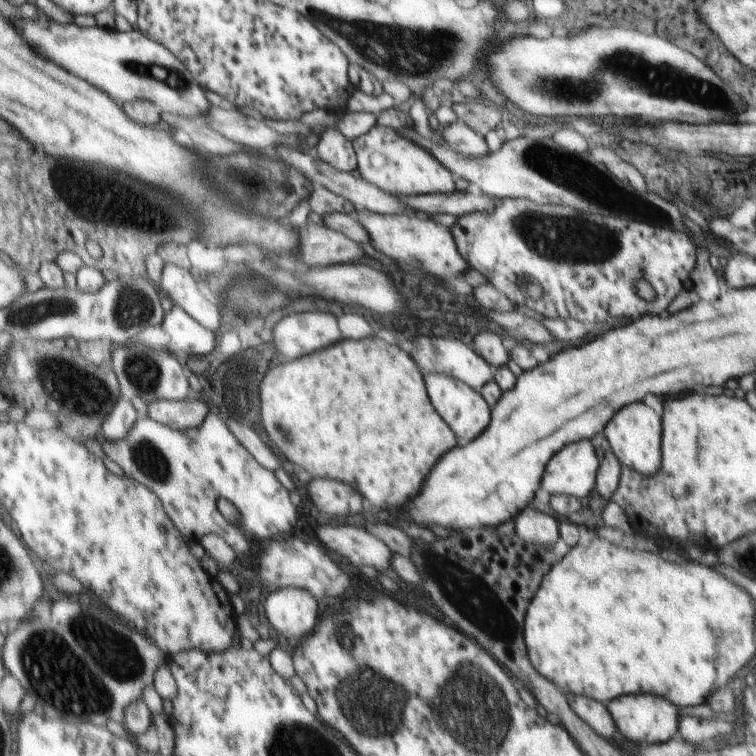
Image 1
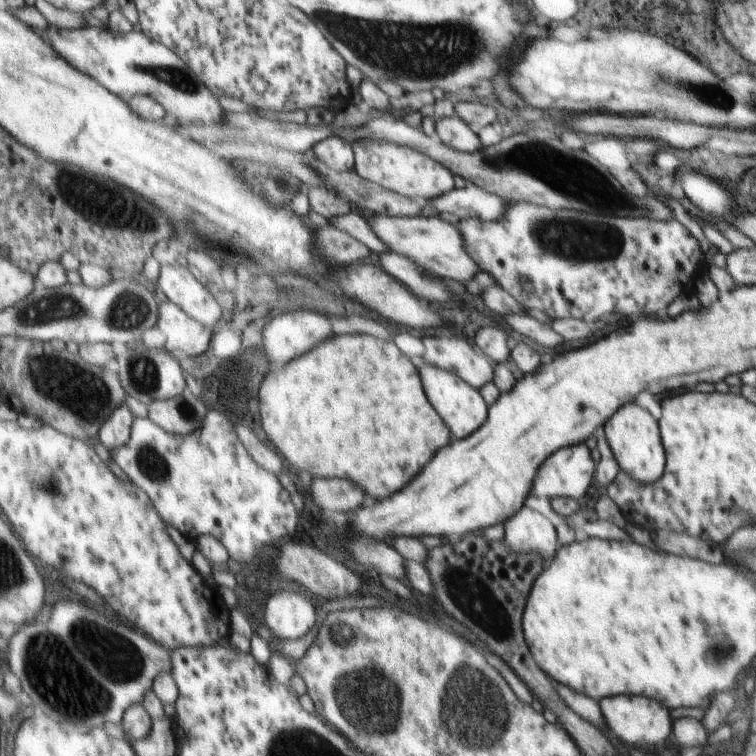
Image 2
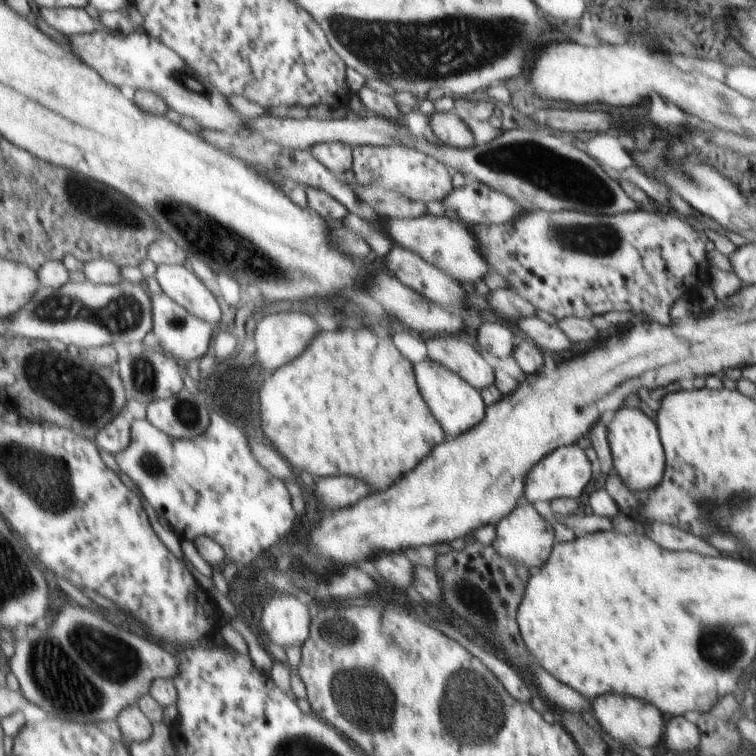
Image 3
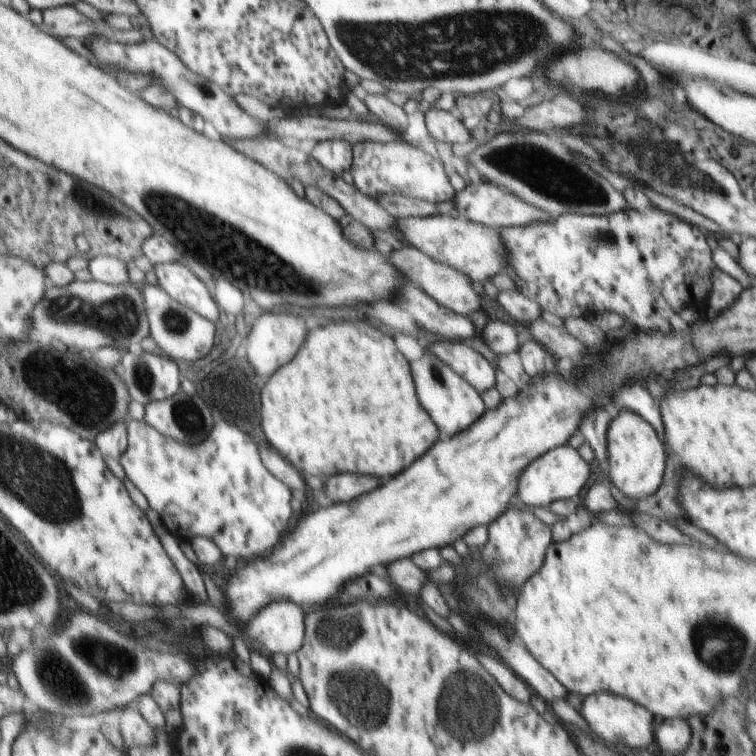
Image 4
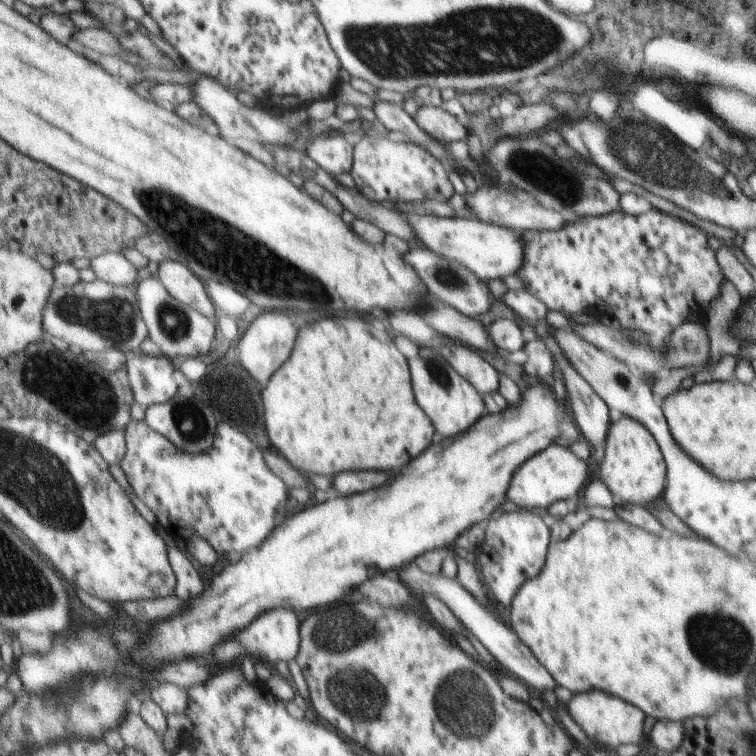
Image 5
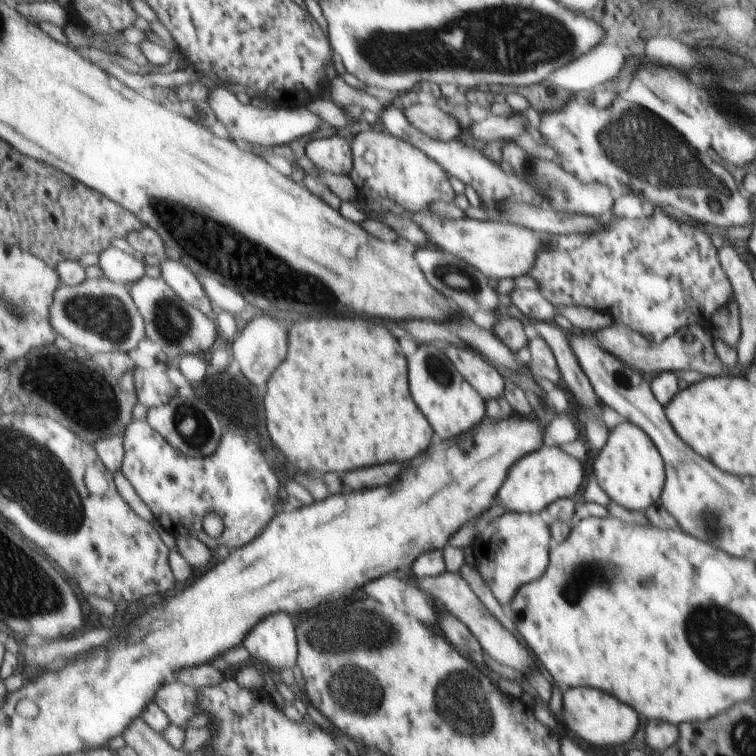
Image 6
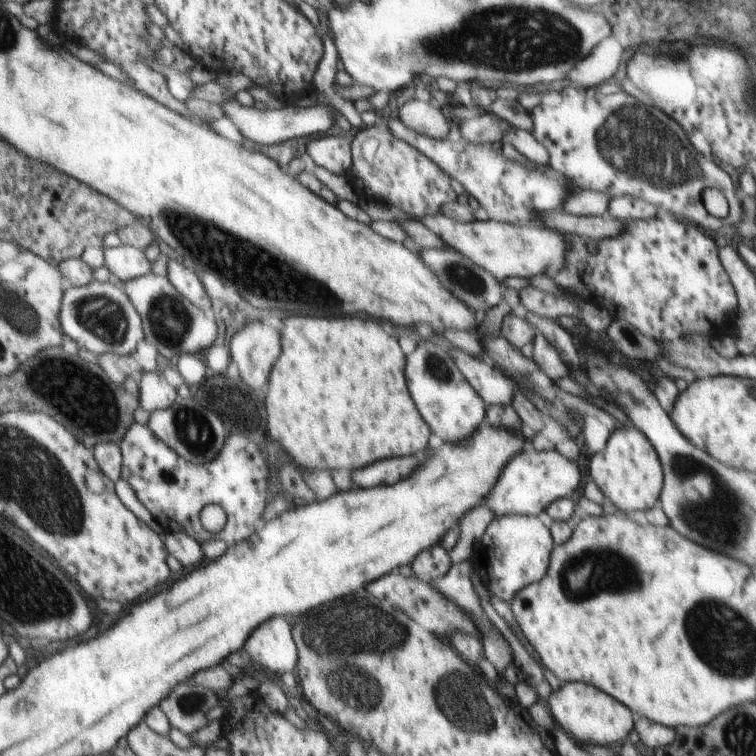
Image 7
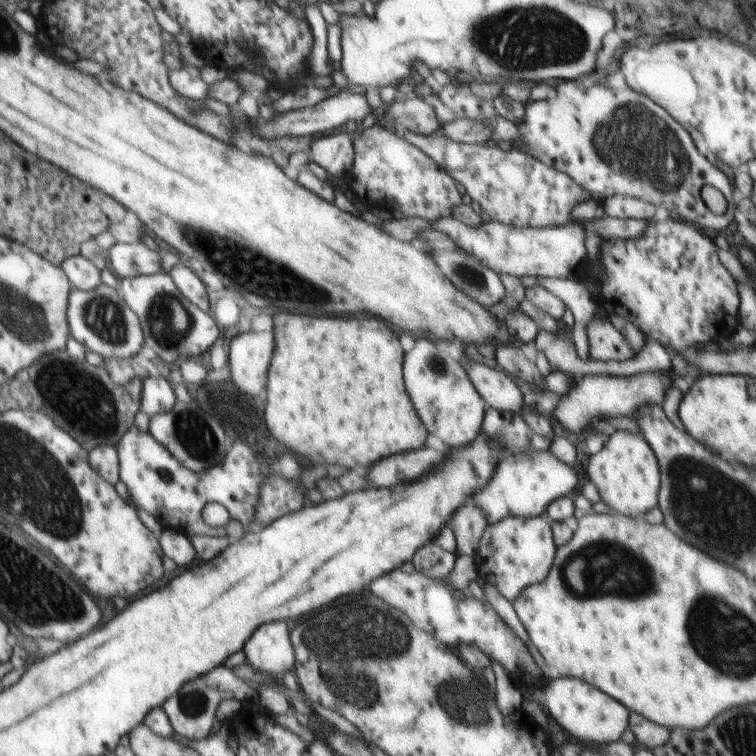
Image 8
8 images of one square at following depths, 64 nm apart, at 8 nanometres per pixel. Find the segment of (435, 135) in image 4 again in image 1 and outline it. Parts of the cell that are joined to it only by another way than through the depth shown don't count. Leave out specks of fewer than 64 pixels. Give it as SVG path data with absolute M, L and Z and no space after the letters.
M455 122L443 128L445 146L456 153L475 158L484 157L490 152L484 137L472 126L468 127L461 122Z

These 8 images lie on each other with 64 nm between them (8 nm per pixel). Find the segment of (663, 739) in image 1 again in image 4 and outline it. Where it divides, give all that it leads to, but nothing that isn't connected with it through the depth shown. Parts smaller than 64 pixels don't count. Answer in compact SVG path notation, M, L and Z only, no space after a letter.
M609 692L593 693L586 696L581 704L579 714L588 724L590 730L602 738L609 749L614 749L616 744L621 744L625 738L625 746L631 748L646 748L653 742L653 713L649 712L644 705L637 704L636 701L623 698Z

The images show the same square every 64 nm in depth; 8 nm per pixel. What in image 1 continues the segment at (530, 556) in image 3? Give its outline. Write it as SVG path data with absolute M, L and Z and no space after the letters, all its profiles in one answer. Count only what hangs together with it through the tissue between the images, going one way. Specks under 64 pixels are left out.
M529 506L515 516L515 534L526 543L551 549L557 540L561 540L560 524L561 520Z

